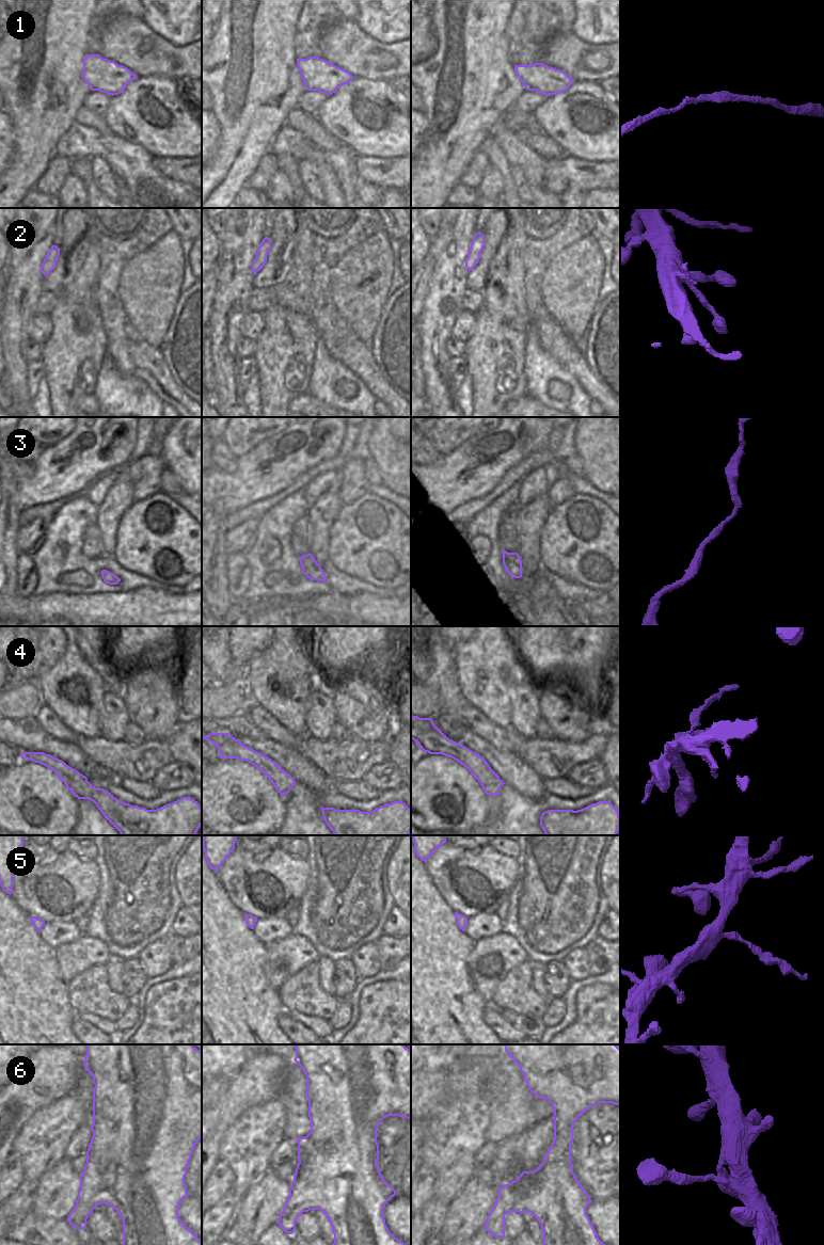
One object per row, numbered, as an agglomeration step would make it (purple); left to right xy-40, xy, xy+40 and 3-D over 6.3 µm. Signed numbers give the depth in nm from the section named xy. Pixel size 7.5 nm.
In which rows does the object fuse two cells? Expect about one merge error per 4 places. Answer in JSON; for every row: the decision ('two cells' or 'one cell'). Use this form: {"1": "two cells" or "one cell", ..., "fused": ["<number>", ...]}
{"1": "two cells", "2": "one cell", "3": "one cell", "4": "one cell", "5": "two cells", "6": "one cell", "fused": ["1", "5"]}

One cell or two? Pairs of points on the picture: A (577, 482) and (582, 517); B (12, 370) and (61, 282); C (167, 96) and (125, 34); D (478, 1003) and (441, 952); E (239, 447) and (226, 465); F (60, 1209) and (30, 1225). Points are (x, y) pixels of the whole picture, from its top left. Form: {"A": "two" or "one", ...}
{"A": "two", "B": "two", "C": "two", "D": "one", "E": "two", "F": "two"}

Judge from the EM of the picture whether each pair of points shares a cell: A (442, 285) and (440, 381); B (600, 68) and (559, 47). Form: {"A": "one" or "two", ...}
{"A": "one", "B": "one"}

